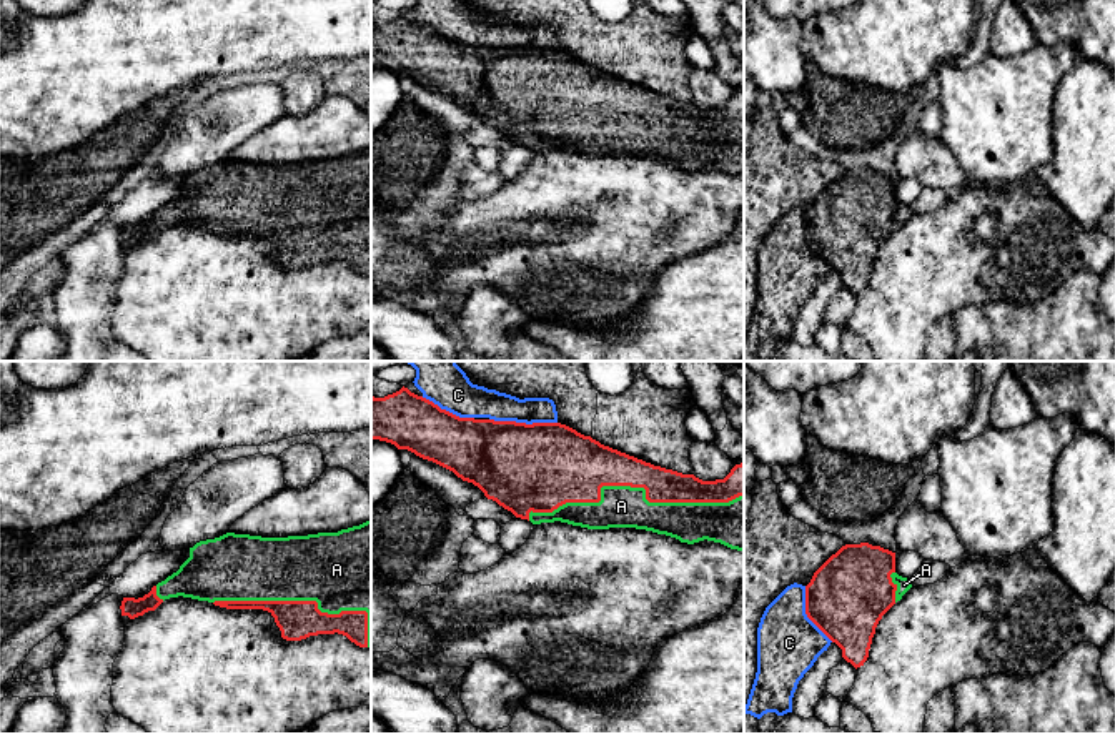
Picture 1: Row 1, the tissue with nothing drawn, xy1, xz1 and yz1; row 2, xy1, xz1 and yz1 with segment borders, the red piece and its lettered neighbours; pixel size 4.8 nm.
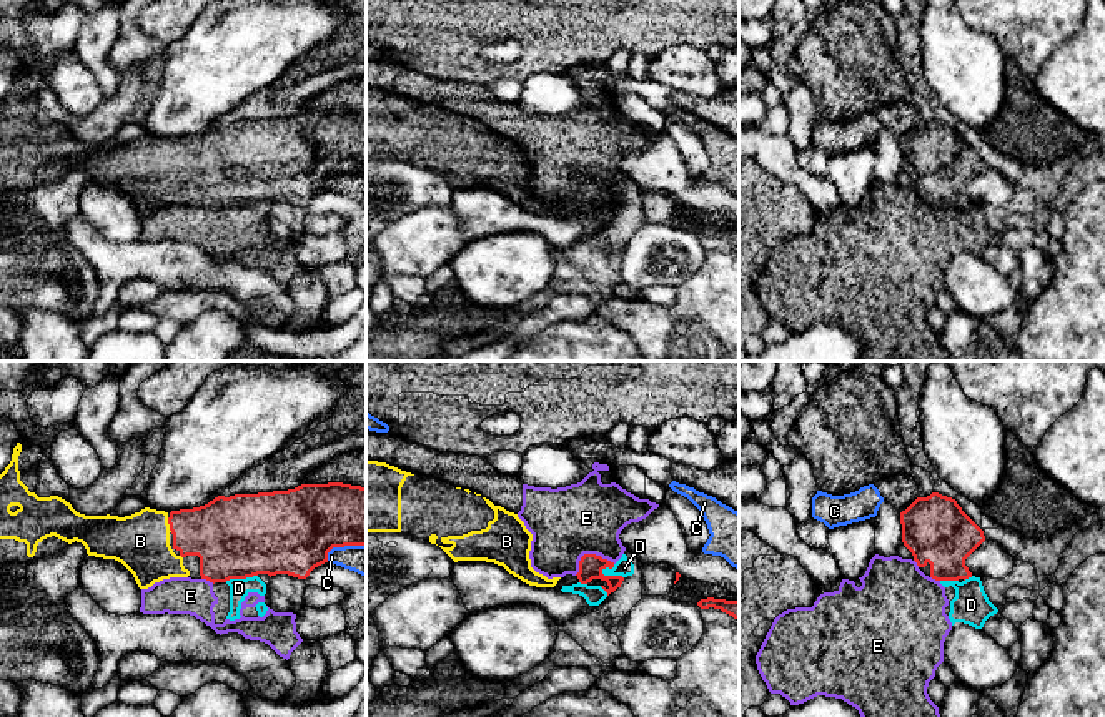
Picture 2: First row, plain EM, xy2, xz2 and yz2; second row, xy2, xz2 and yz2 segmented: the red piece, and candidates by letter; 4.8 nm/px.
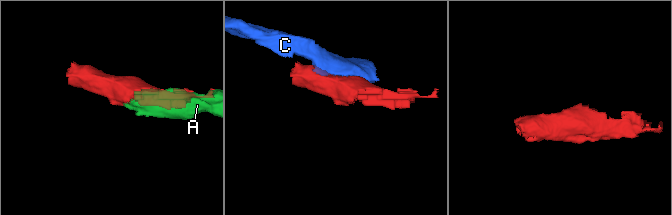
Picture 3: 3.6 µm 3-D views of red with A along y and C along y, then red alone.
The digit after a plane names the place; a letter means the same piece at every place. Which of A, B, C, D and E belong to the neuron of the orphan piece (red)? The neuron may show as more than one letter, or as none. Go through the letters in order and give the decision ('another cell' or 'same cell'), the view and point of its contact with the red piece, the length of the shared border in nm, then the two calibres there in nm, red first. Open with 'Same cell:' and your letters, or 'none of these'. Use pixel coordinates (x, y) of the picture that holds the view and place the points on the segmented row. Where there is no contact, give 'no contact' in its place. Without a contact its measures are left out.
Same cell: A, B
A: same cell; contact xz1 (631, 486); length 1050 nm; calibres 260 and 200 nm
B: same cell; contact xy2 (168, 523); length 80 nm; calibres 300 and 280 nm
C: another cell; contact xz1 (523, 423); length 320 nm; calibres 420 and 160 nm
D: another cell; contact xz2 (611, 576); length 120 nm; calibres 120 and 90 nm
E: another cell; contact xz2 (589, 554); length 200 nm; calibres 120 and 340 nm

